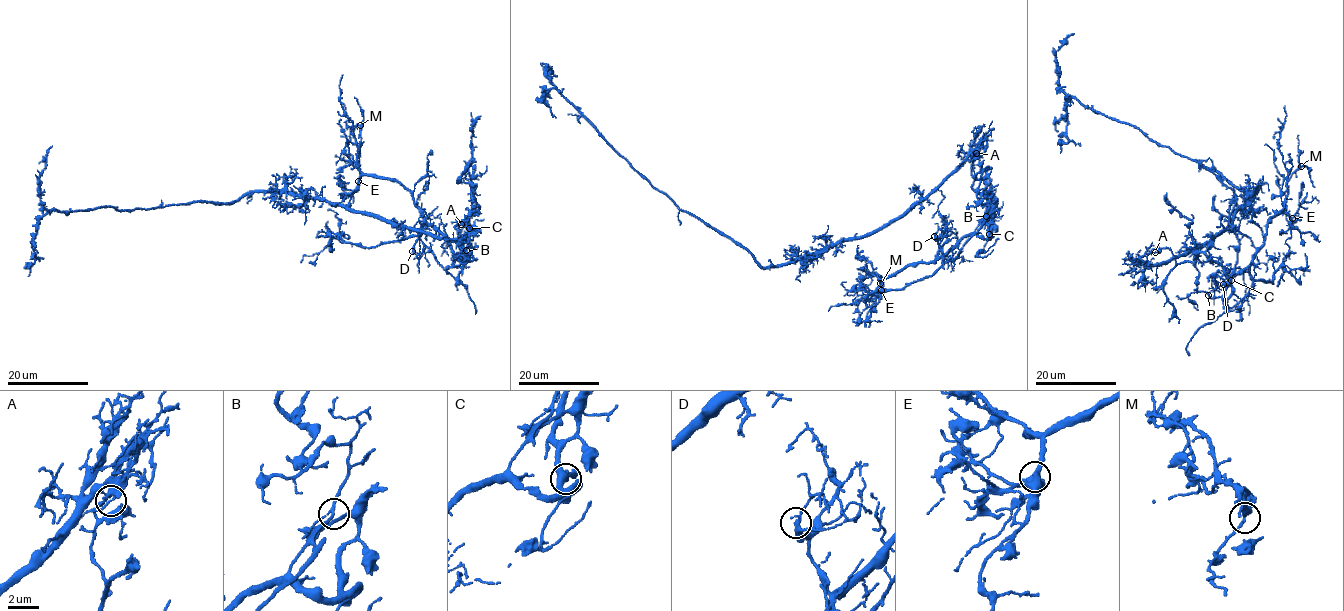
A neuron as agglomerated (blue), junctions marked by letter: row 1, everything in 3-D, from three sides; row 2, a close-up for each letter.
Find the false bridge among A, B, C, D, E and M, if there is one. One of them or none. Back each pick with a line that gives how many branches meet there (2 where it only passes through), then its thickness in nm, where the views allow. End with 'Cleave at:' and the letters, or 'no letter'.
A: 2 | 110 nm
Cleave at: A

